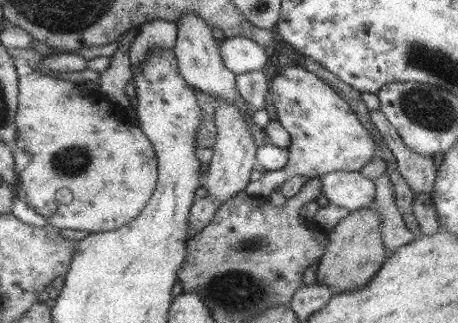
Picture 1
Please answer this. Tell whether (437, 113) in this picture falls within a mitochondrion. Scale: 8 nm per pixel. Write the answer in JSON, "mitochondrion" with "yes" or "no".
{"mitochondrion":"yes"}

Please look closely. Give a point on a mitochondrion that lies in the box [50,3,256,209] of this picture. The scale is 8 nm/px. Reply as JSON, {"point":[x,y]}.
{"point":[72,162]}

